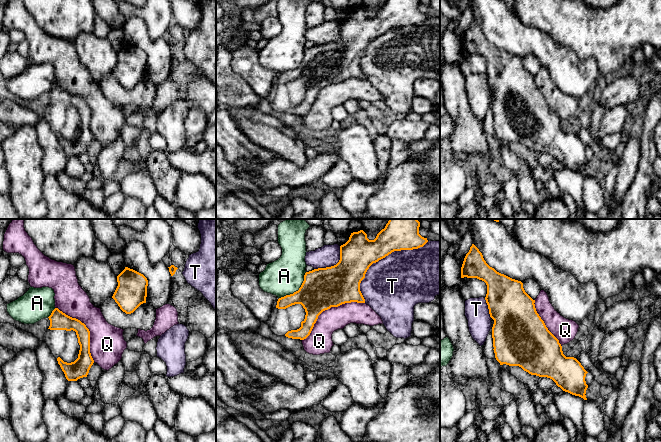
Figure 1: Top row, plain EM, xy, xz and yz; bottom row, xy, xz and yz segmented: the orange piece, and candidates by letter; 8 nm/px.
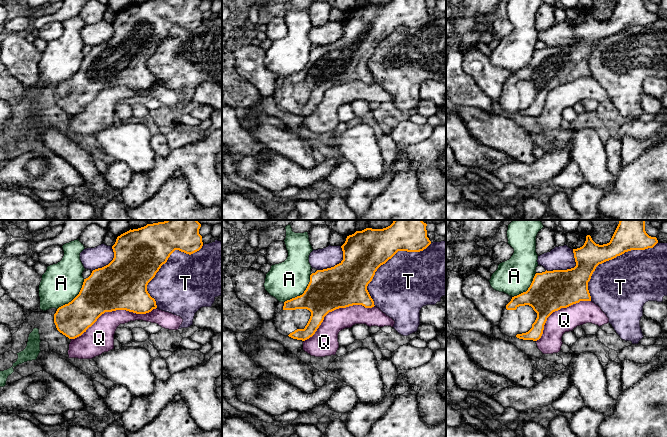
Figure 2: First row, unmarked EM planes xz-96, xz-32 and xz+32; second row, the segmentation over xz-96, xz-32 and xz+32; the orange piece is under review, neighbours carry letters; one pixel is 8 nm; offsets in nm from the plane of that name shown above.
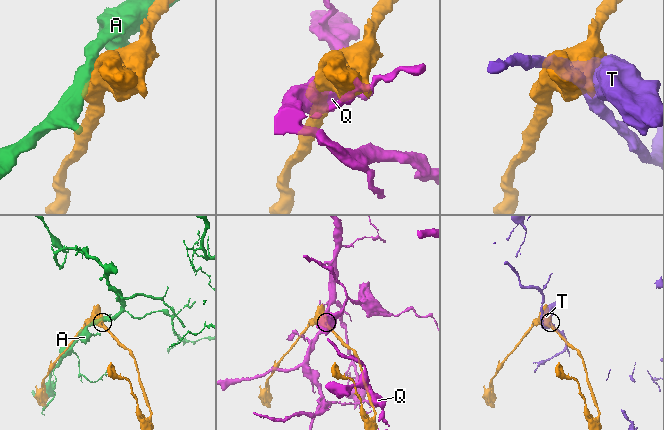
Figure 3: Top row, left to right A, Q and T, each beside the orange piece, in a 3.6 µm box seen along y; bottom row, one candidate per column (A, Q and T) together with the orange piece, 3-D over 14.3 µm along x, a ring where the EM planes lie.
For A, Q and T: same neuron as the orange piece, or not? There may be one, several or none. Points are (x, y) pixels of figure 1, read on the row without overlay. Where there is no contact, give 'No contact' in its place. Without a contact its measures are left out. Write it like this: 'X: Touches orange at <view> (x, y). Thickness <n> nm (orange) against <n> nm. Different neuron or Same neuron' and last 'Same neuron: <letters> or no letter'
A: Touches orange at xz (298, 66). Thickness 320 nm (orange) against 300 nm. Different neuron
Q: Touches orange at xz (328, 84). Thickness 320 nm (orange) against 190 nm. Different neuron
T: Touches orange at xz (381, 34). Thickness 280 nm (orange) against 460 nm. Different neuron
Same neuron: no letter

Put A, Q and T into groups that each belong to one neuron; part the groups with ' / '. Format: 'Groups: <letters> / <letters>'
Groups: A / Q / T

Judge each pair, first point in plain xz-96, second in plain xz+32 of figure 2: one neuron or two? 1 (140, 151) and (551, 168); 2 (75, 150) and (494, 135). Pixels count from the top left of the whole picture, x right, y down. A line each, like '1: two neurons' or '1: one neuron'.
1: two neurons
2: one neuron

